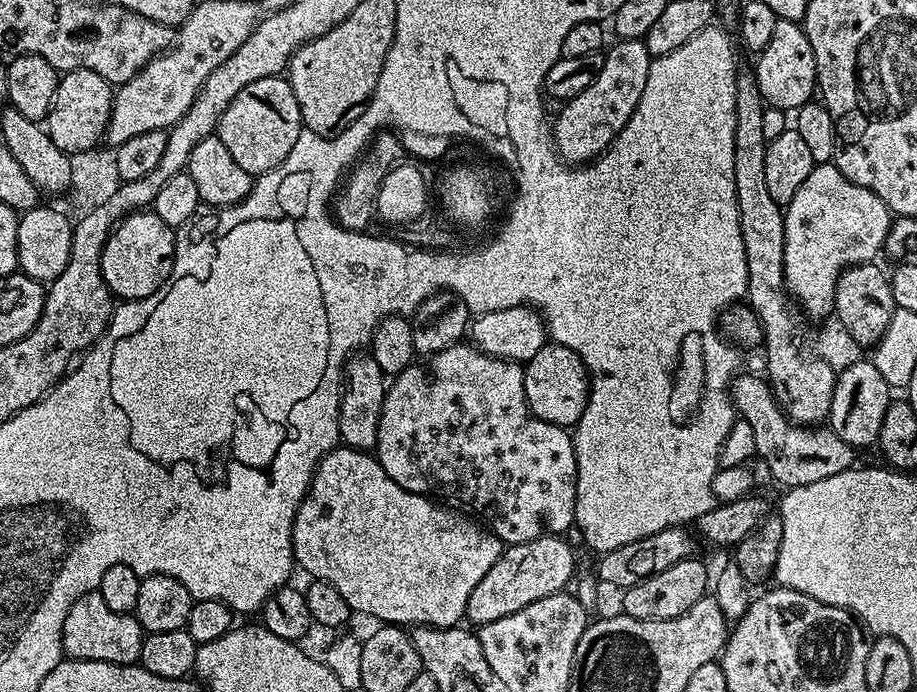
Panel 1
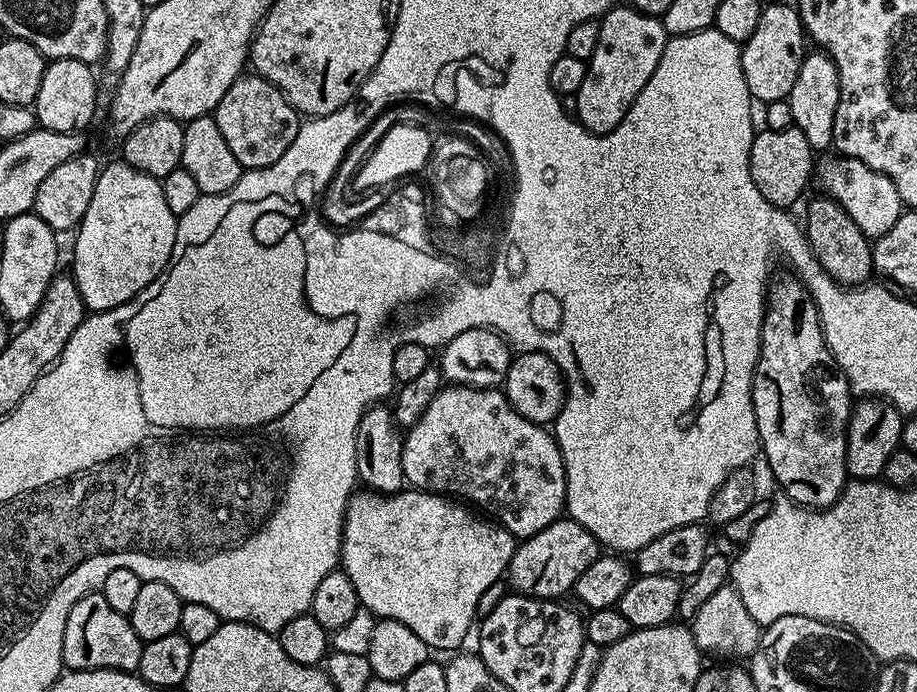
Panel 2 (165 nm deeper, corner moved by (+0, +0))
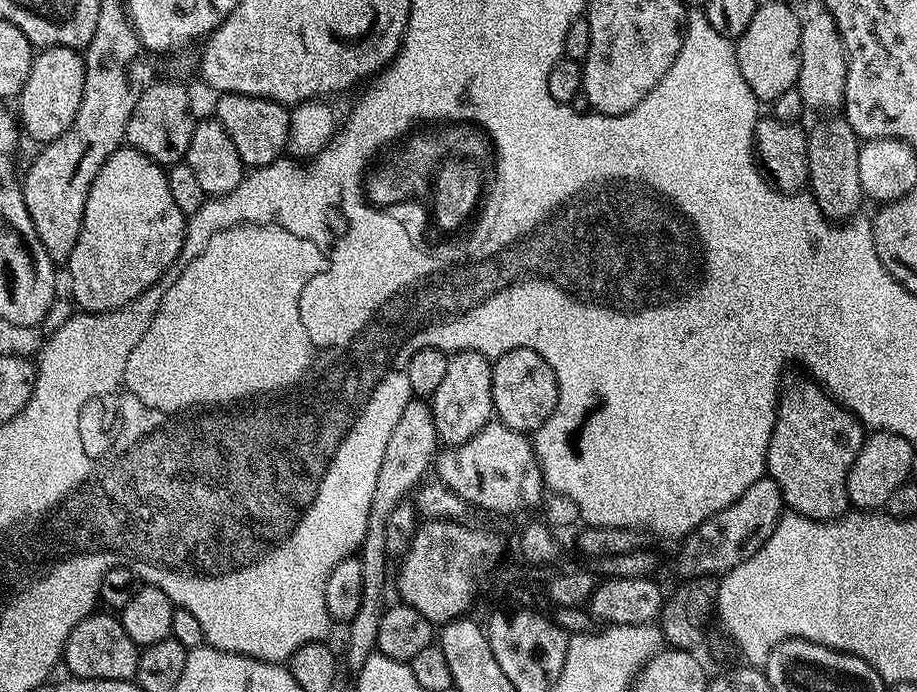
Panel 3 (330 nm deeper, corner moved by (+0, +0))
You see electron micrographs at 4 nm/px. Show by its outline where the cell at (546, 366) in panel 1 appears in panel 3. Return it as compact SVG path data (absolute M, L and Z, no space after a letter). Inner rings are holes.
M533 348L499 353L492 366L492 411L495 419L514 432L535 433L551 417L558 402L554 370Z

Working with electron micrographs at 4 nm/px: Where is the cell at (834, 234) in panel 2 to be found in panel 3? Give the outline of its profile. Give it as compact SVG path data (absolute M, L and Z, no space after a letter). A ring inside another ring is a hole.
M828 114L813 126L808 138L808 184L812 196L818 202L822 214L833 222L847 222L857 215L860 203L866 197L862 190L862 178L858 178L858 154L862 143L854 134L850 122L843 115Z

